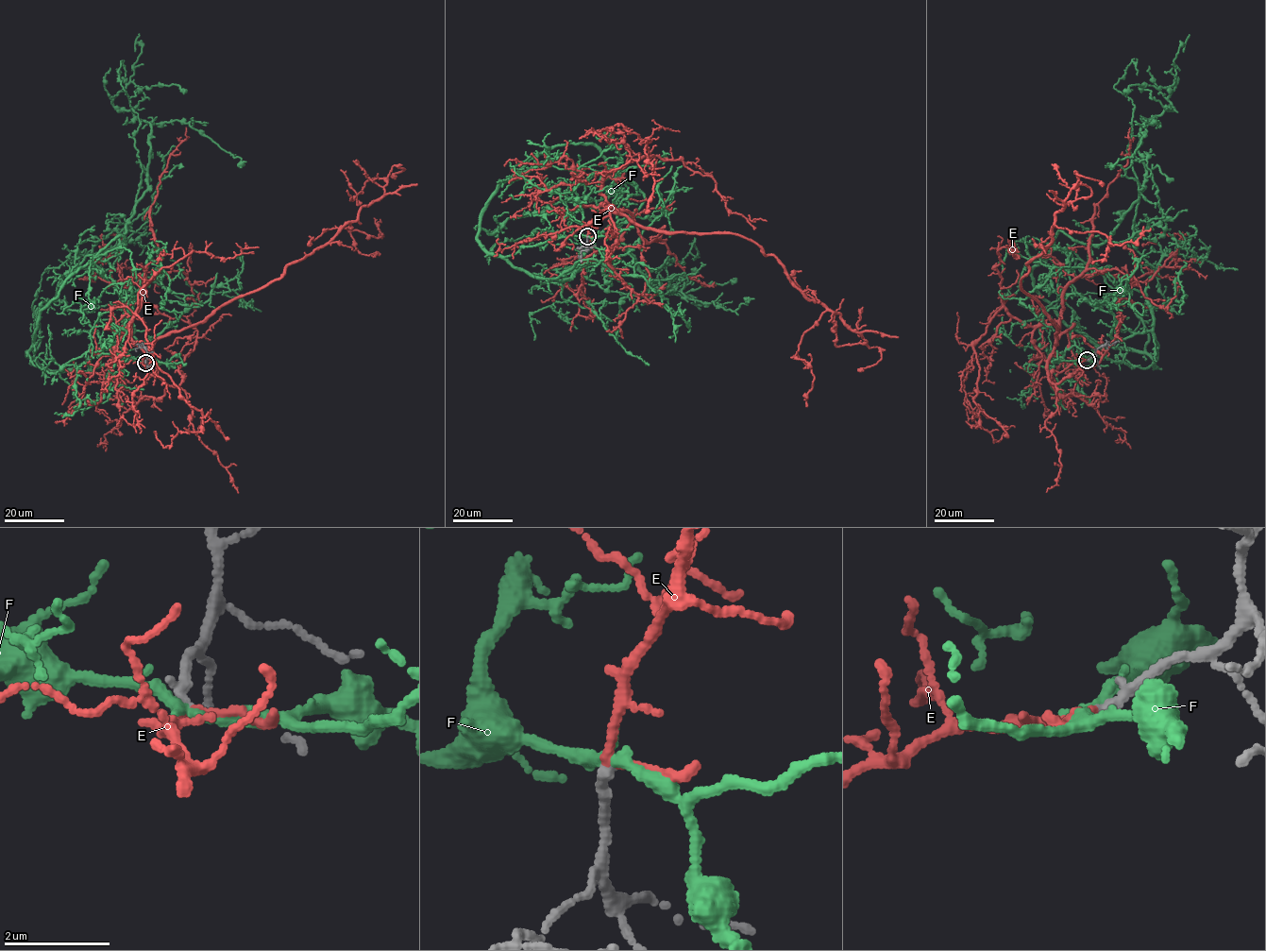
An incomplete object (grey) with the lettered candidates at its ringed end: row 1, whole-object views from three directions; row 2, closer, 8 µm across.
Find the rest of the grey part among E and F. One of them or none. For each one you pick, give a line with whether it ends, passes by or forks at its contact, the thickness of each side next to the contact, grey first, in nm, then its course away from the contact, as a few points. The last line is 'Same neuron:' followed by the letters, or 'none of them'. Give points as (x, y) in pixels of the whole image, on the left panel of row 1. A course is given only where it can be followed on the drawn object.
E: it passes by | 220/120 nm | via (145, 363), (156, 377), (143, 350), (280, 276), (357, 218), (387, 183), (371, 178), (352, 199), (346, 190)
Same neuron: E

